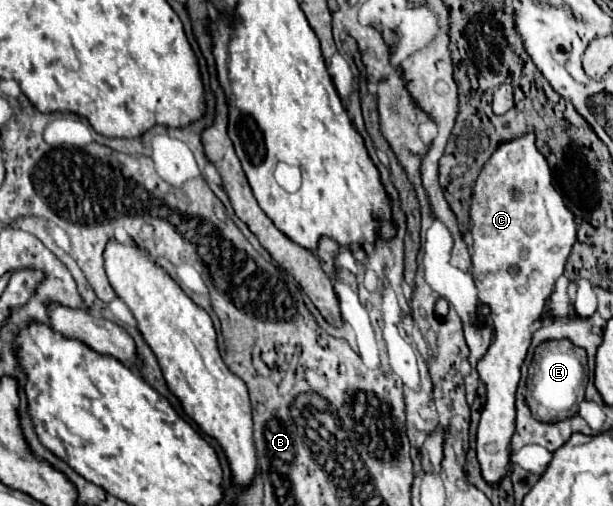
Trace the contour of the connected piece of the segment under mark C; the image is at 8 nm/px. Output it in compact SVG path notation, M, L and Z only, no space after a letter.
M535 133L501 143L483 165L473 189L471 219L473 281L479 291L477 297L489 307L489 319L495 327L493 343L477 363L477 373L487 387L487 401L477 431L477 459L485 483L489 487L499 487L503 477L509 475L509 443L515 433L515 391L521 377L521 365L531 343L531 325L541 319L543 303L549 297L553 283L563 275L565 263L577 241L575 215L565 205L565 197L553 185L553 171L545 155L535 145Z

